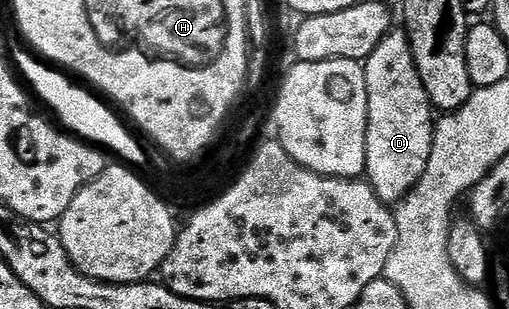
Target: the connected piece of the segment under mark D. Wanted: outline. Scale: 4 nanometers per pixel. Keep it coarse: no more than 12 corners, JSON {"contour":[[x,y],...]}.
{"contour":[[407,33],[363,63],[366,178],[399,204],[426,172],[434,107]]}

